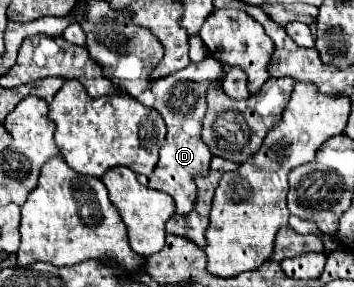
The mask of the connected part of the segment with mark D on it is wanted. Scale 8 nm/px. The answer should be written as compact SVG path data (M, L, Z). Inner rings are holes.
M214 57L202 59L198 65L192 63L186 69L180 69L172 73L170 77L162 77L152 83L152 93L156 97L154 109L162 115L168 127L166 141L160 149L160 161L156 169L150 175L138 175L138 181L150 189L158 189L168 193L176 201L176 213L186 215L190 213L194 199L196 199L196 175L206 175L210 171L210 149L202 143L202 119L206 113L196 113L196 99L206 95L206 89L210 85L222 85L224 79L224 67Z

